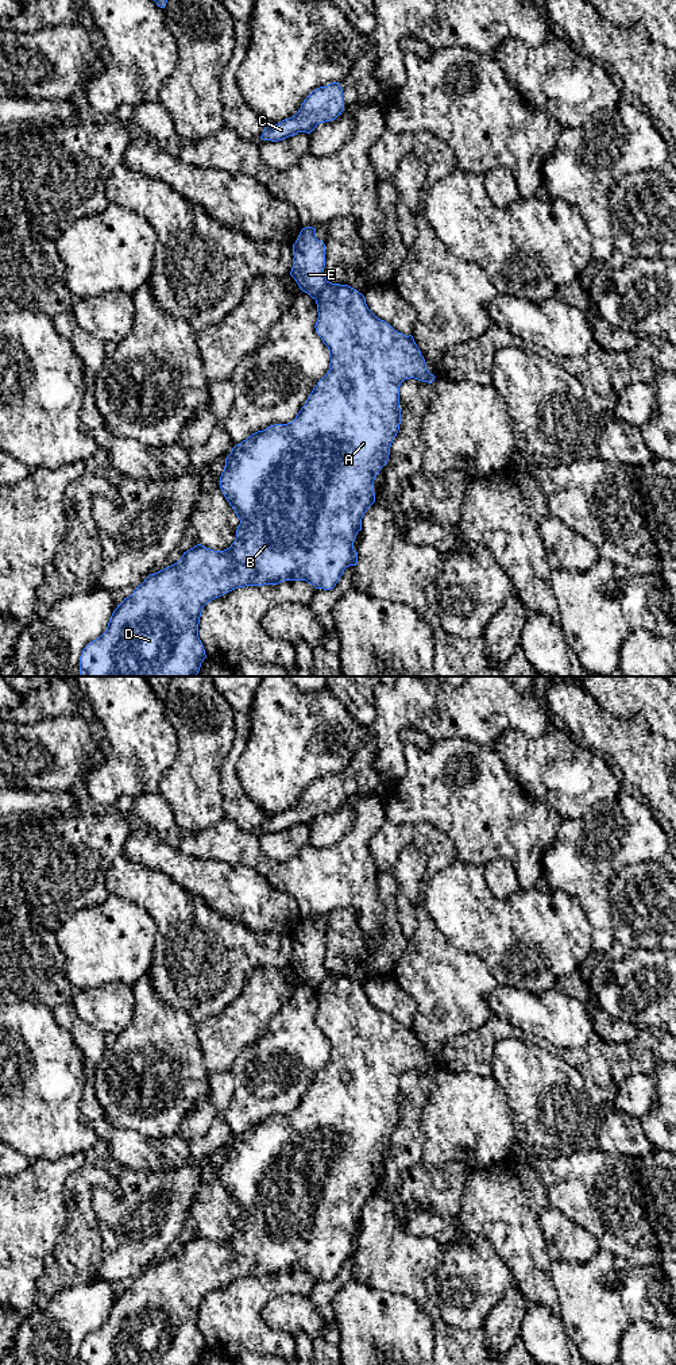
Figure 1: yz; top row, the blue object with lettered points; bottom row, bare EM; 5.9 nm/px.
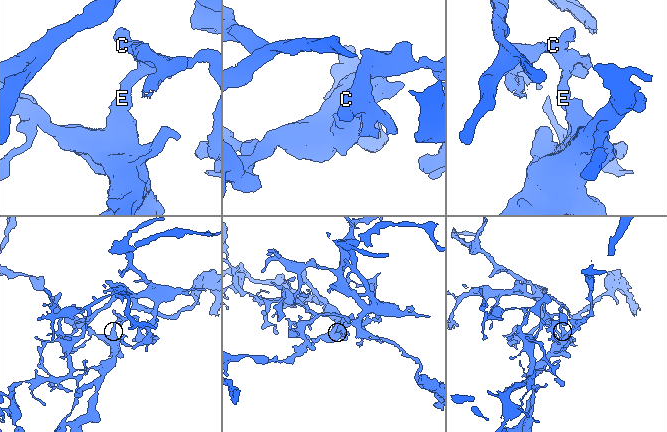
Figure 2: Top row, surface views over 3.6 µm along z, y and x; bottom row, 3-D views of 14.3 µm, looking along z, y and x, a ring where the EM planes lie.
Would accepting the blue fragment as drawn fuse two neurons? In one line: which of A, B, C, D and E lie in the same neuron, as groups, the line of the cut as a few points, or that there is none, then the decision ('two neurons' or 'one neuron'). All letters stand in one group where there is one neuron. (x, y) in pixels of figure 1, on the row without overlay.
groups A B D / C E; cut yz (327, 972), (315, 990); two neurons

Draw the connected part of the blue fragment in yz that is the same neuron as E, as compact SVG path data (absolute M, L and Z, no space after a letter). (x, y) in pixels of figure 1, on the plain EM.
M305 918L301 921L293 936L293 946L290 967L302 983L316 991L327 975L324 964L325 936L316 929L316 919Z

